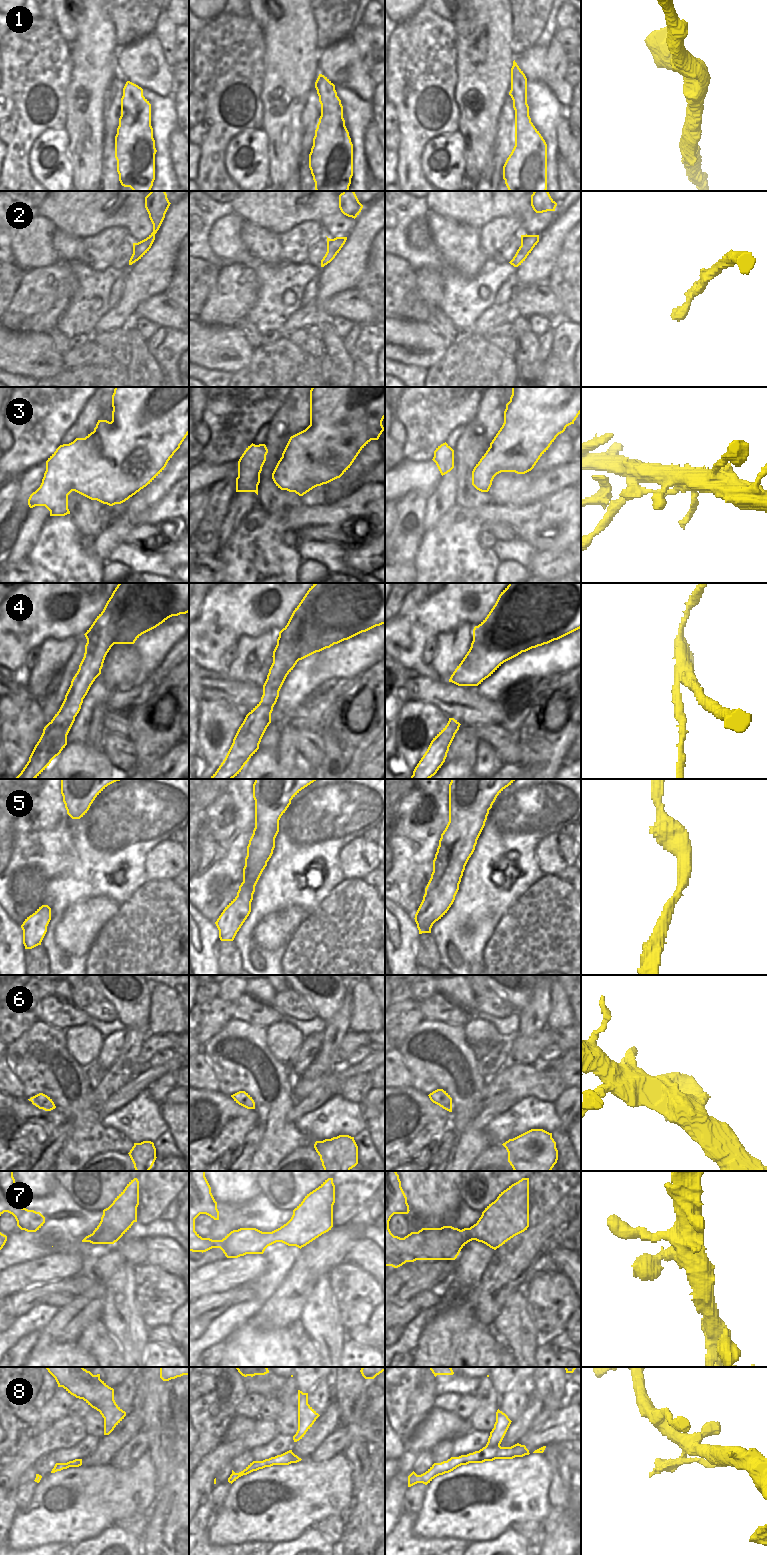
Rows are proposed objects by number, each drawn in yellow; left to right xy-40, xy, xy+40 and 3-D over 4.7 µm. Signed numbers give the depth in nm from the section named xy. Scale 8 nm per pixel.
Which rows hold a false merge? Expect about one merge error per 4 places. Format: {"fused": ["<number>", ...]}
{"fused": ["4"]}

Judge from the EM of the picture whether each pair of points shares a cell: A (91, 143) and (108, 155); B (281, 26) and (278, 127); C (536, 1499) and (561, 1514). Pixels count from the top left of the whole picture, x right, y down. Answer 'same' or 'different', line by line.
A: different
B: same
C: different

